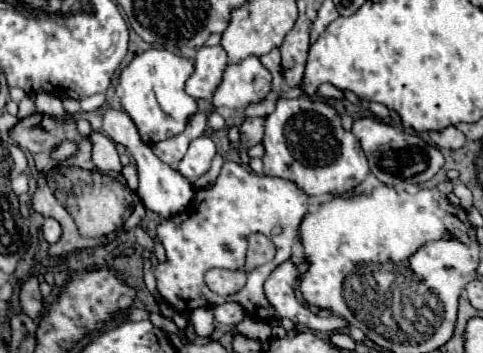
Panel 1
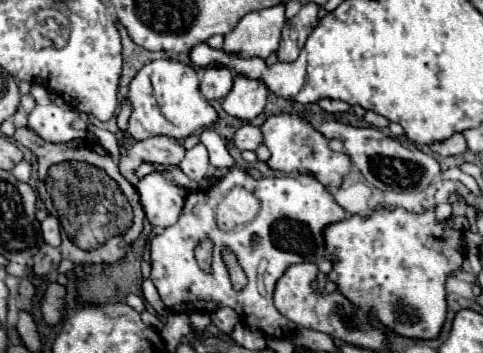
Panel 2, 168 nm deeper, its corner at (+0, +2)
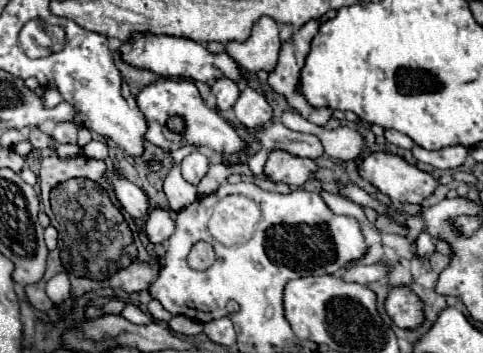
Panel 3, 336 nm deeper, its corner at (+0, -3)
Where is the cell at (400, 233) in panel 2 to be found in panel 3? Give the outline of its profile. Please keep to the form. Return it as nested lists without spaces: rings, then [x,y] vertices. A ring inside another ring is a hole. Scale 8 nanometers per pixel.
[[[393,288],[385,308],[399,328],[417,328],[423,322],[423,304],[409,288]]]

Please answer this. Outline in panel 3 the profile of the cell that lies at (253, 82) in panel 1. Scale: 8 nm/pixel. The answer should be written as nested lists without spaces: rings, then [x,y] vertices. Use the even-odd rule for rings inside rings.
[[[245,88],[233,108],[235,118],[247,126],[247,128],[257,128],[273,120],[273,110],[267,104],[265,96],[255,92],[253,88]]]

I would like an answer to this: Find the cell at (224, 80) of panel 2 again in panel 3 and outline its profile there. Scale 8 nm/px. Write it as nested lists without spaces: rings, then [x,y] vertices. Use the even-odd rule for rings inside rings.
[[[219,78],[213,82],[211,92],[217,96],[217,108],[219,110],[231,110],[239,98],[239,86],[229,78]]]

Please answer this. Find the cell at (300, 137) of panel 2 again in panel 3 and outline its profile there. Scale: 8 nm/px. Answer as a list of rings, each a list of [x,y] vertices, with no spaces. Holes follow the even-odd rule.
[[[273,150],[265,162],[263,174],[275,184],[289,184],[299,188],[309,180],[313,170],[317,170],[317,166],[311,158],[299,158],[283,150]]]

